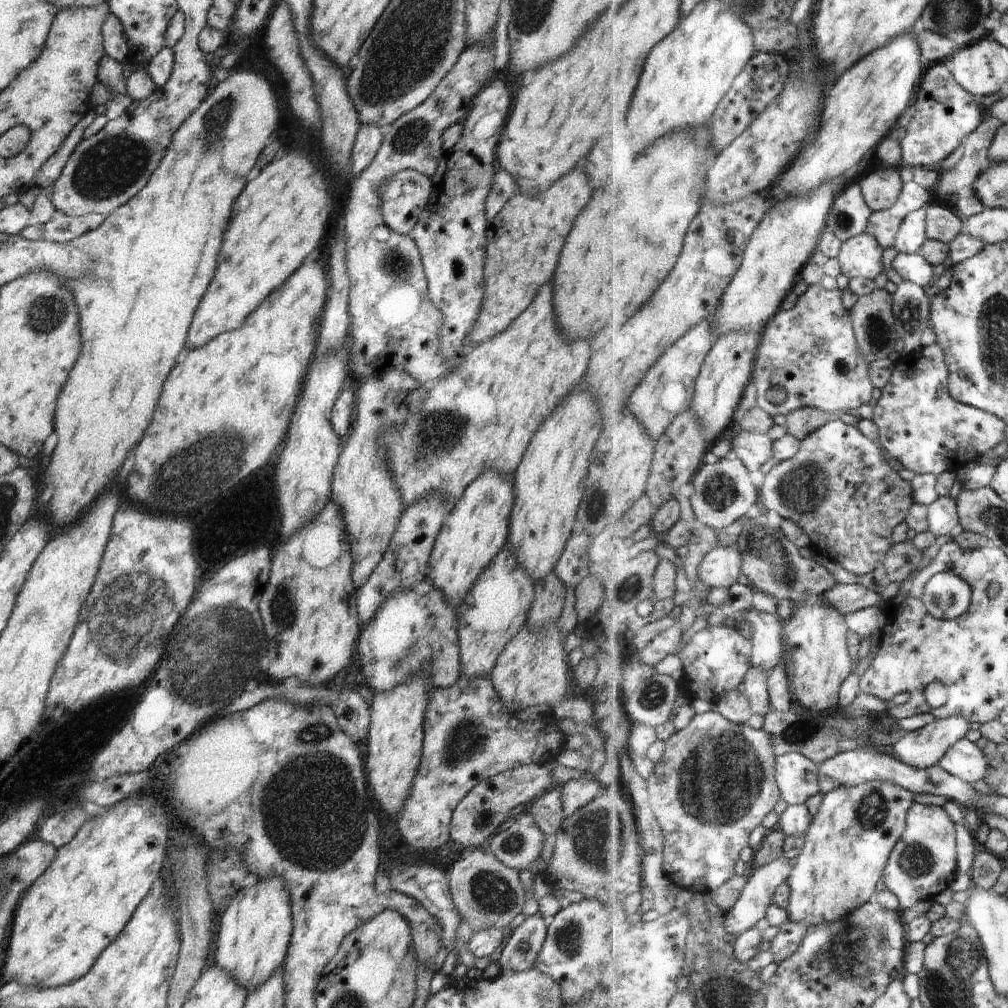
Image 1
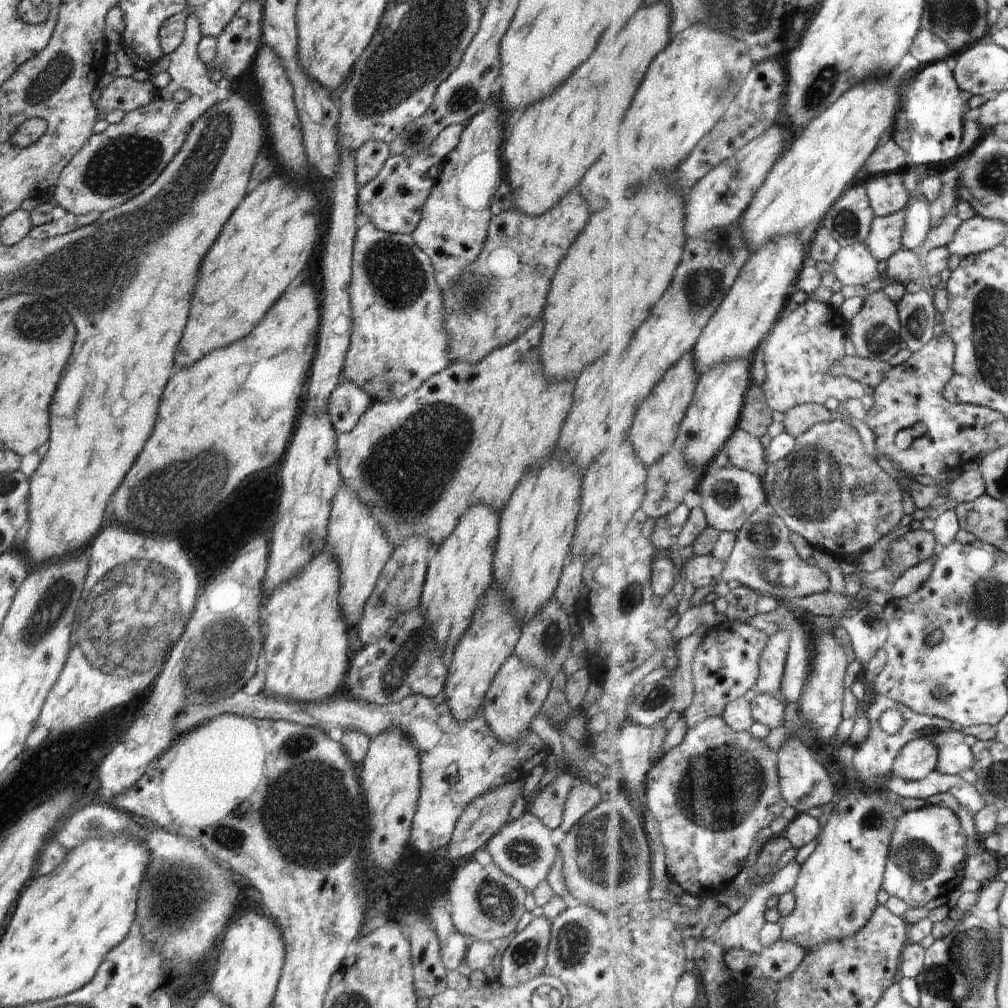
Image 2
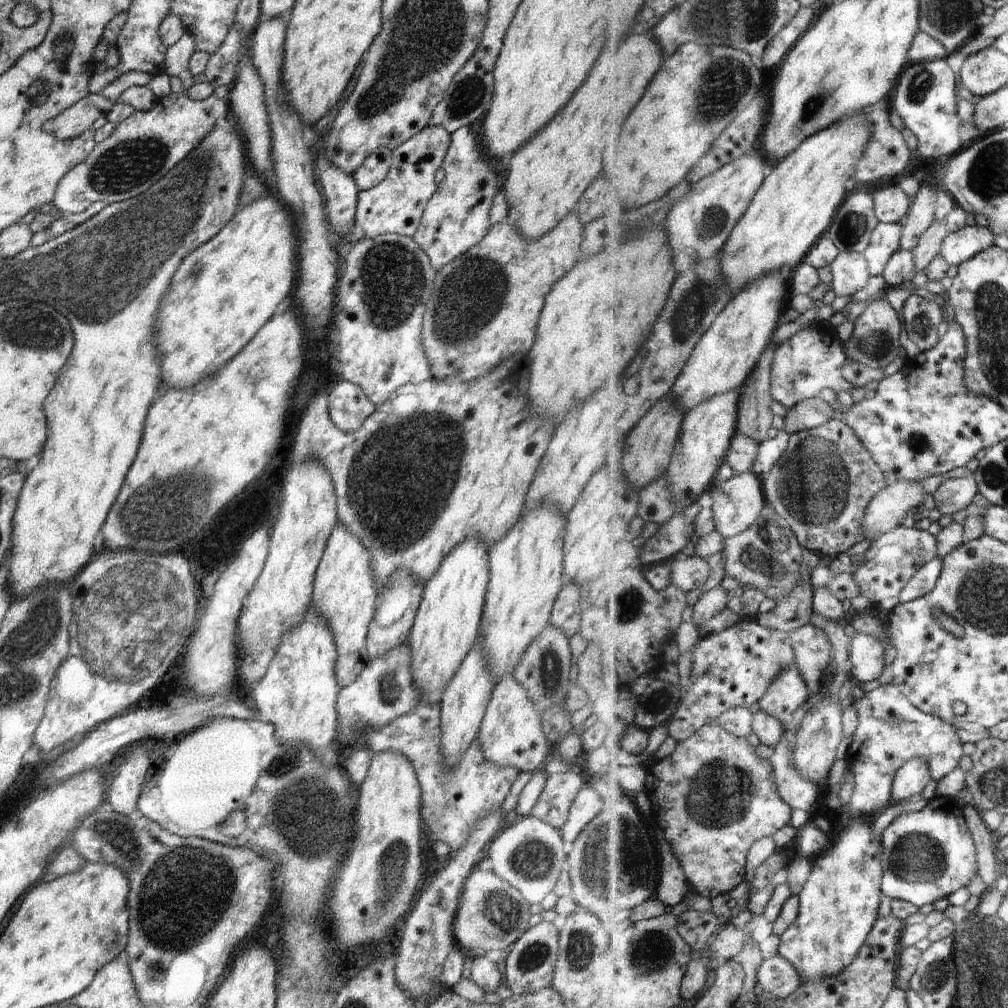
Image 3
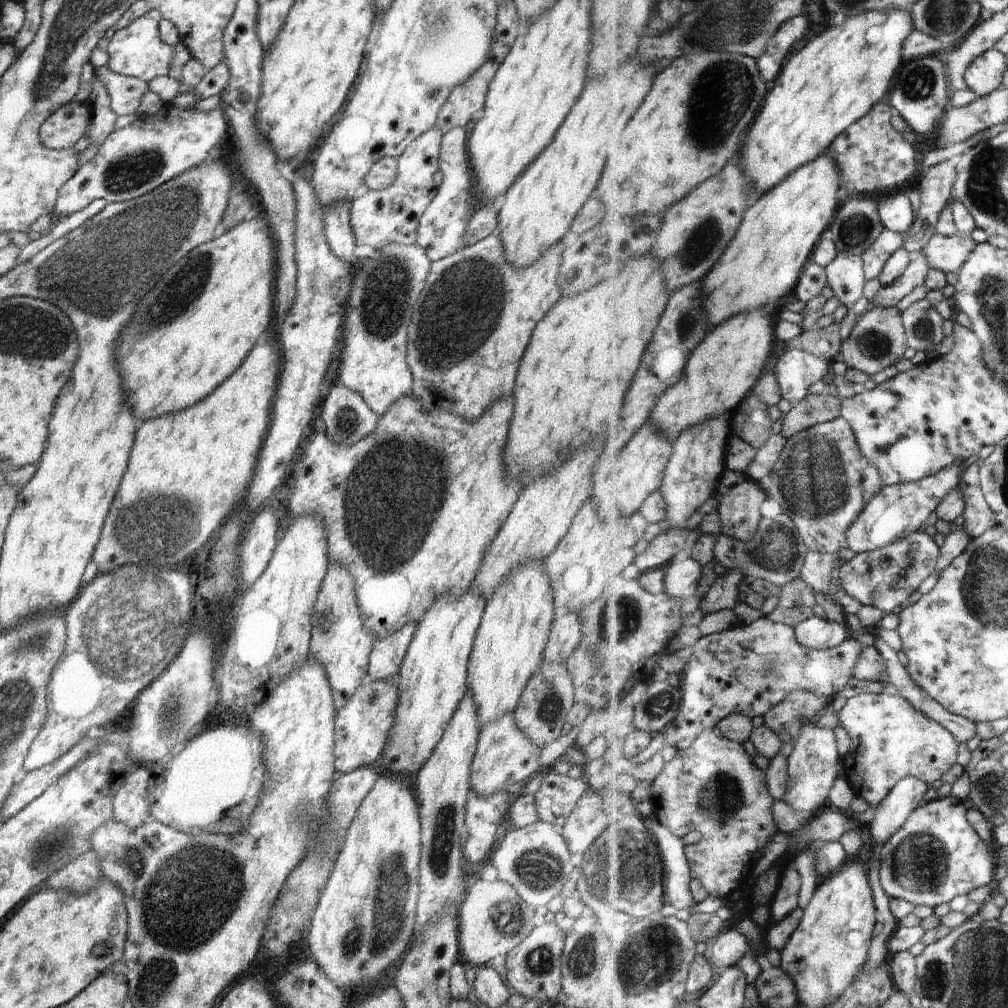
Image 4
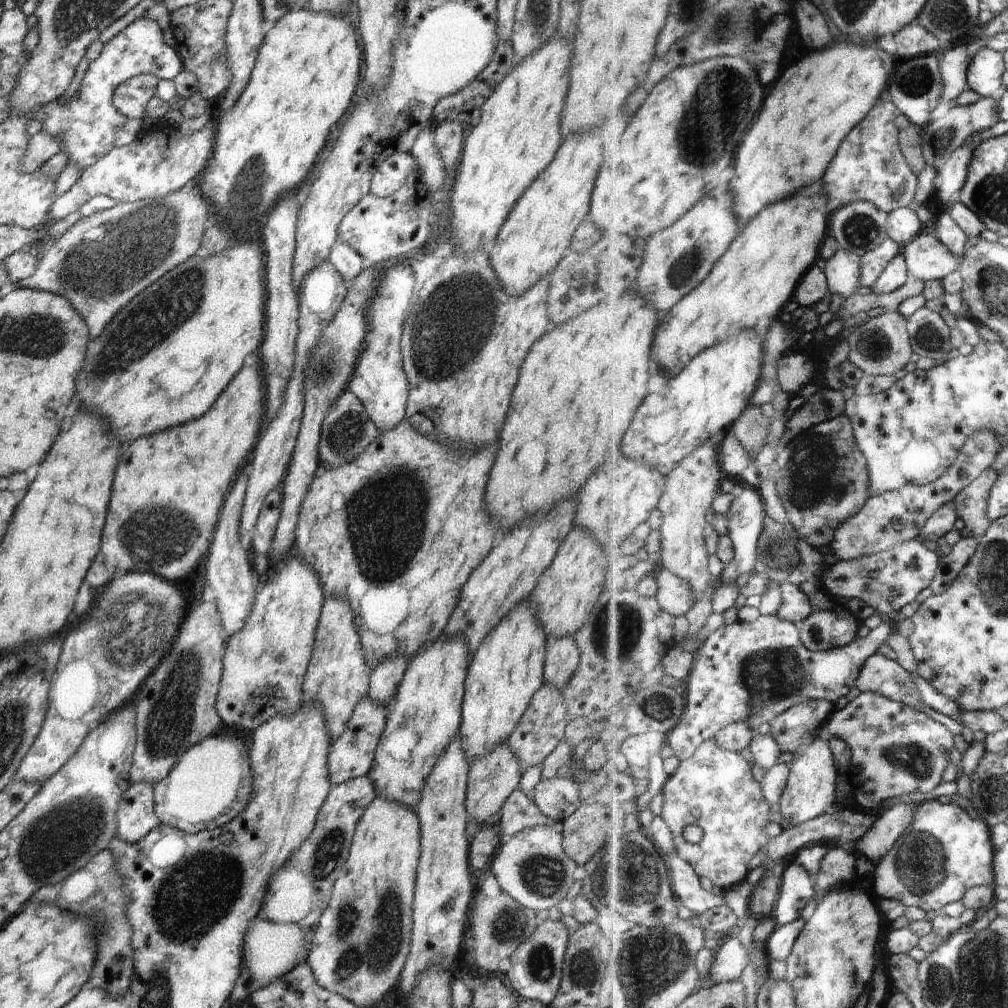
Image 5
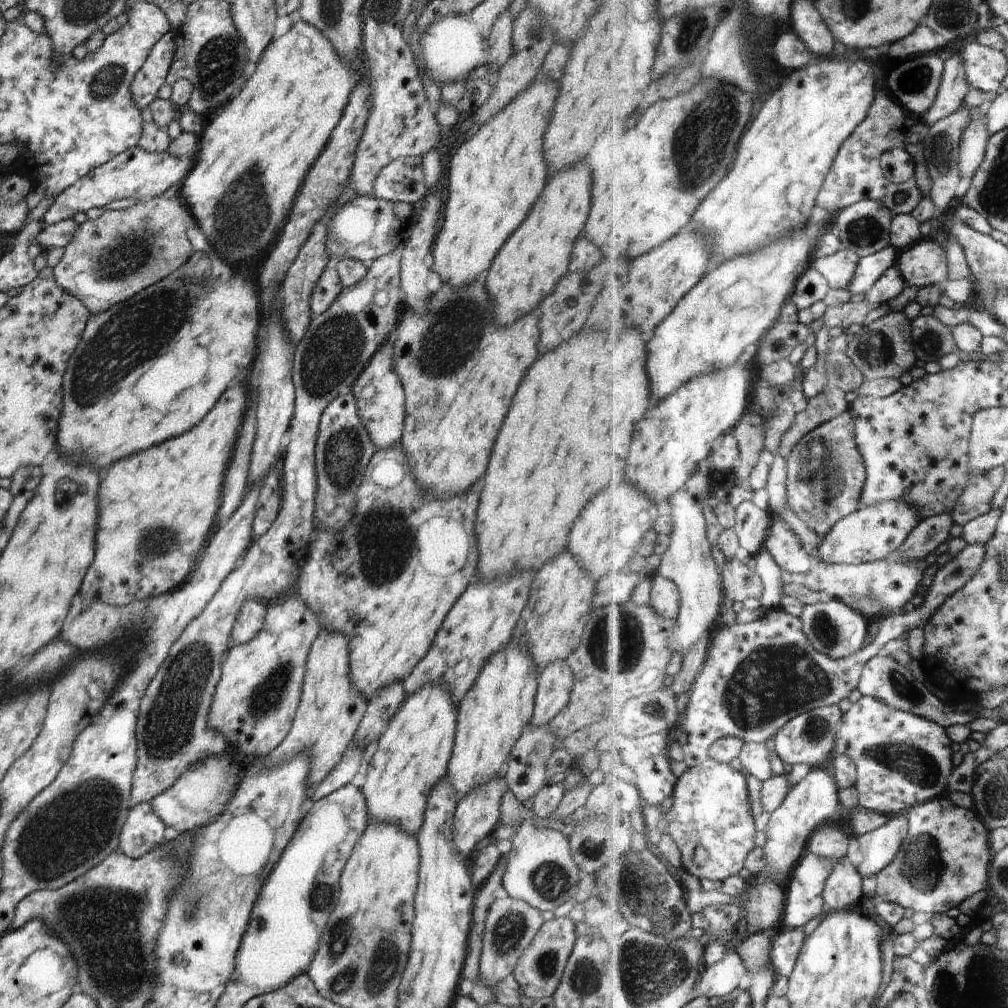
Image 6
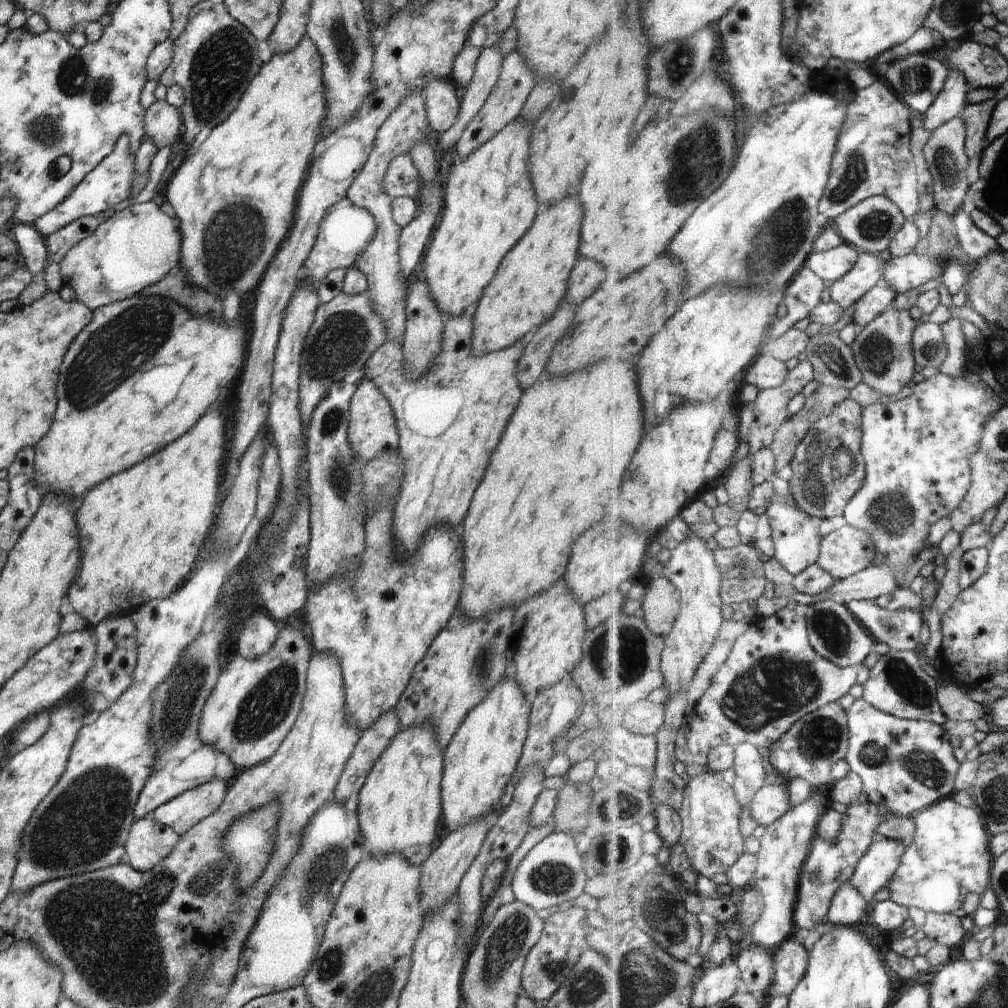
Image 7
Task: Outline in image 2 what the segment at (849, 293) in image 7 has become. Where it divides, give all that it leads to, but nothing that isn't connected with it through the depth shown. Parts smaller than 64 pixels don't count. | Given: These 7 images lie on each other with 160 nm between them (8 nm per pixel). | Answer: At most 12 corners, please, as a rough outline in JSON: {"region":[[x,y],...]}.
{"region":[[909,209],[877,217],[866,243],[880,262],[903,249]]}

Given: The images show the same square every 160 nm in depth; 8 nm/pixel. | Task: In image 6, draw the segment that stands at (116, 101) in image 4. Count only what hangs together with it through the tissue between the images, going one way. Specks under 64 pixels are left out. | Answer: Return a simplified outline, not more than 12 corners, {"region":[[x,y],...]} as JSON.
{"region":[[170,30],[134,75],[130,98],[142,110],[157,98],[176,50]]}

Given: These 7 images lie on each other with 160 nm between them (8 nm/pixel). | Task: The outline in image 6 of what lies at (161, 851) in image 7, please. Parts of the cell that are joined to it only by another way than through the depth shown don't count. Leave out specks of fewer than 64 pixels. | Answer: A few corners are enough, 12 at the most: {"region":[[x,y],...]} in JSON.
{"region":[[151,803],[130,807],[119,849],[139,859],[164,842]]}

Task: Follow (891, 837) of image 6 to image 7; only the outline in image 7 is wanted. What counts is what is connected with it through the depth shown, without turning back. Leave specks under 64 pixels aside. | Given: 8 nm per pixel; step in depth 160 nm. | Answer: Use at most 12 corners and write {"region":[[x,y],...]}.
{"region":[[878,834],[851,880],[867,900],[893,884],[908,842]]}

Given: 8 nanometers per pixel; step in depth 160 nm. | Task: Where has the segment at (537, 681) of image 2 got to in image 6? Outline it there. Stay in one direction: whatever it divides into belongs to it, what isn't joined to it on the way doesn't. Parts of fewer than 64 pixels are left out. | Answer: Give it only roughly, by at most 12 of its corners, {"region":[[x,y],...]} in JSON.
{"region":[[502,775],[457,802],[453,845],[463,857],[501,820]]}

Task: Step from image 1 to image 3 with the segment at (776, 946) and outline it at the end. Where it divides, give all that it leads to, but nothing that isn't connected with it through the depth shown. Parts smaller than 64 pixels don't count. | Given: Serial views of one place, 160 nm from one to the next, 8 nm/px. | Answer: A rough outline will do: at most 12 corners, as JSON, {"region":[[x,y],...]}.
{"region":[[784,955],[766,959],[760,989],[780,1000],[803,985]]}

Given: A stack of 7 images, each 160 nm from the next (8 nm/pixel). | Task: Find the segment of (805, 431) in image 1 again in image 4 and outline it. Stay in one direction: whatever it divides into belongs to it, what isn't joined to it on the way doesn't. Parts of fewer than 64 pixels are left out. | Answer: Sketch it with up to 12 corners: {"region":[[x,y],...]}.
{"region":[[832,389],[811,394],[784,417],[790,440],[803,430],[843,416]]}

